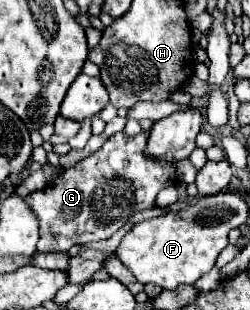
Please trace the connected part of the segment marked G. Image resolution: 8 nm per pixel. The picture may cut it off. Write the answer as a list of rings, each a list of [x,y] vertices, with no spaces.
[[[121,132],[111,136],[97,152],[61,170],[45,190],[25,196],[25,202],[37,214],[39,242],[37,250],[67,252],[75,244],[99,242],[115,234],[135,212],[155,206],[159,190],[177,182],[177,170],[171,162],[161,162],[143,154],[145,136],[125,138]]]

